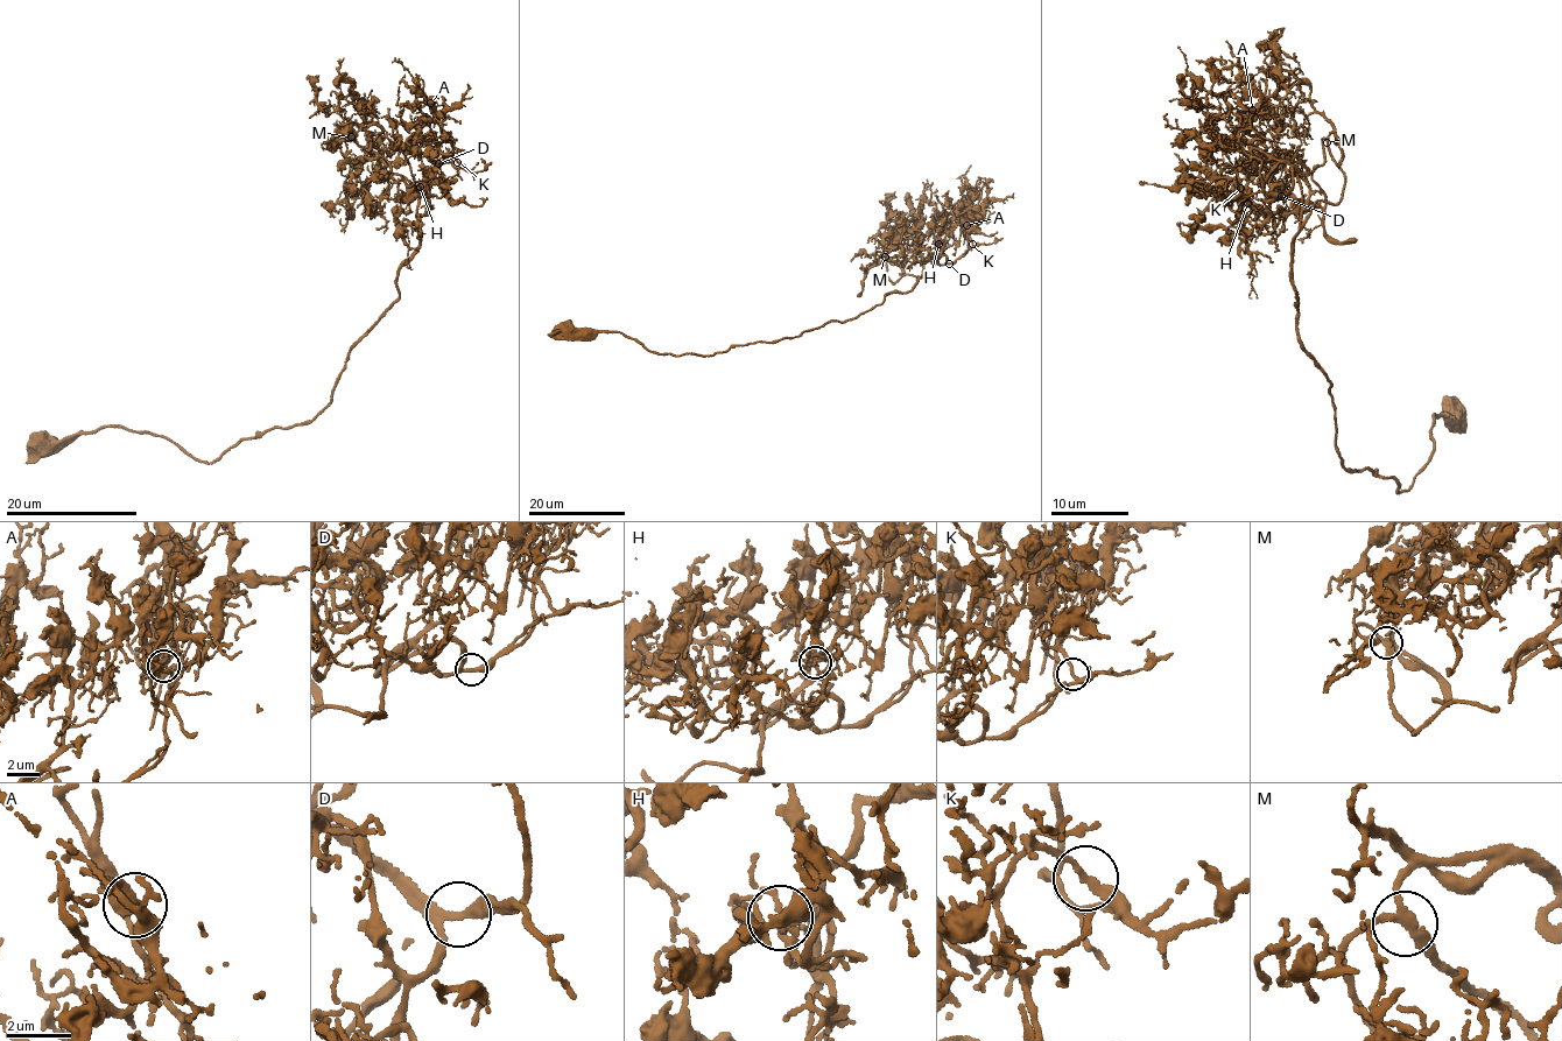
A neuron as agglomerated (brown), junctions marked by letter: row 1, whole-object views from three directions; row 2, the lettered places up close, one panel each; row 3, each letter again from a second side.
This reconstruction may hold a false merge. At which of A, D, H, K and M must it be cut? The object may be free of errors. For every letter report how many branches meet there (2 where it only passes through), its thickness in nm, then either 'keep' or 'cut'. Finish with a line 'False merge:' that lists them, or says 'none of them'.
A: 3 | 280 nm | keep
D: 3 | 260 nm | keep
H: 3 | 170 nm | keep
K: 3 | 190 nm | keep
M: 3 | 240 nm | keep
False merge: none of them

